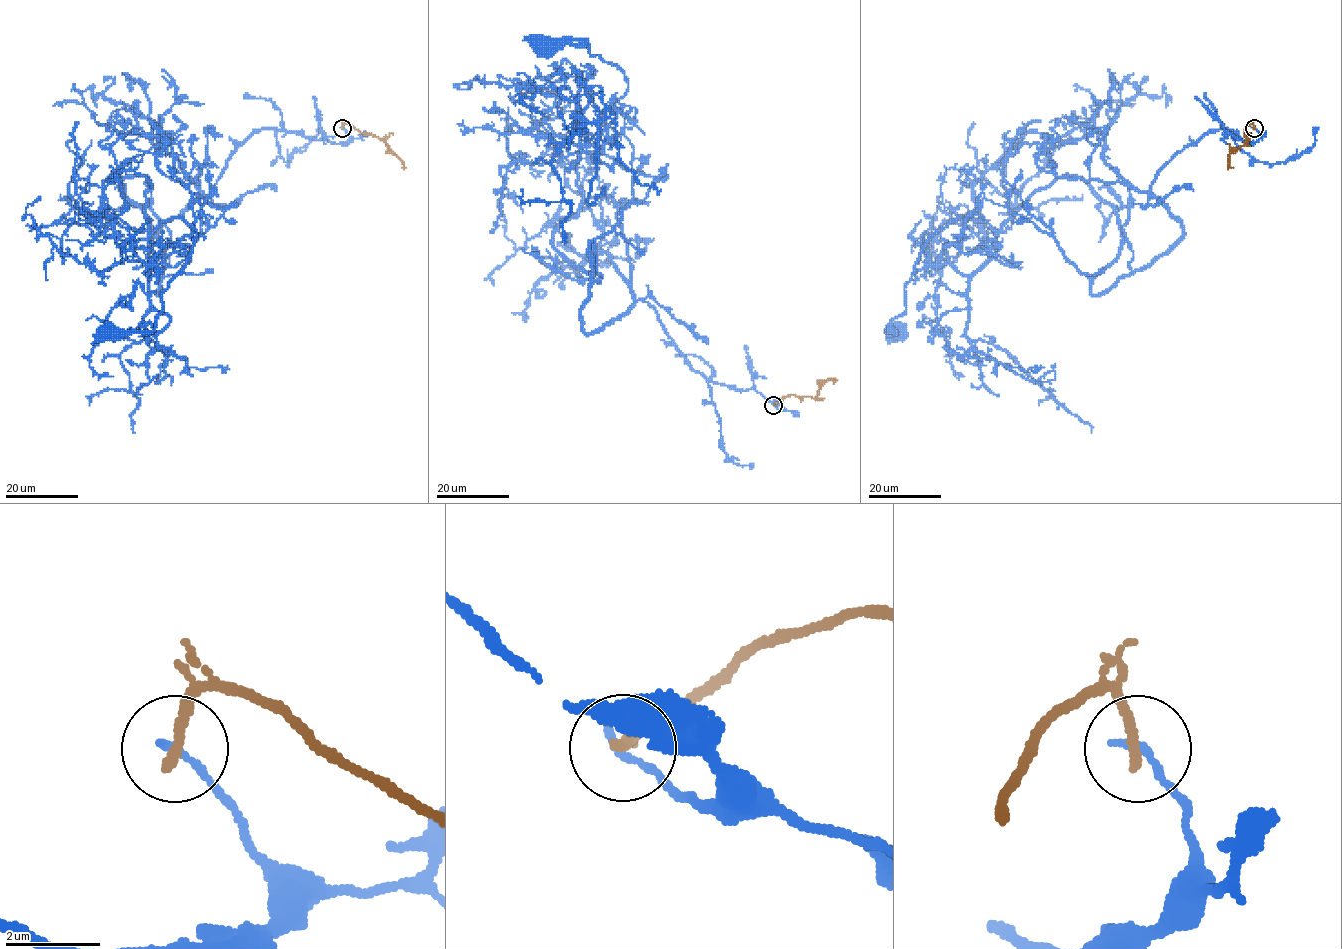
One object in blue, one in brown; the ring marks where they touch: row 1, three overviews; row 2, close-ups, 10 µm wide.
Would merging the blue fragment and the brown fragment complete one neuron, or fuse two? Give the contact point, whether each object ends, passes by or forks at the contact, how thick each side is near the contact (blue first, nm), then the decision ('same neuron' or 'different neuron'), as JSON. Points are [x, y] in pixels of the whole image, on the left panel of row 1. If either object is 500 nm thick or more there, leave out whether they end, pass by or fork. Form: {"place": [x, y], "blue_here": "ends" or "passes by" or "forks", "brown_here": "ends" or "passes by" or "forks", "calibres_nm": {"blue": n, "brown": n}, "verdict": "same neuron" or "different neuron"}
{"place": [342, 128], "blue_here": "ends", "brown_here": "ends", "calibres_nm": {"blue": 180, "brown": 240}, "verdict": "different neuron"}

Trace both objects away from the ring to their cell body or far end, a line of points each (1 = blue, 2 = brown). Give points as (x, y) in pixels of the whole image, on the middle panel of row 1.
1: (774, 405), (692, 368), (636, 299), (617, 205), (528, 131), (583, 147), (628, 82), (587, 41), (539, 47)
2: (774, 405), (792, 395), (813, 398), (826, 379), (835, 378), (833, 383)

